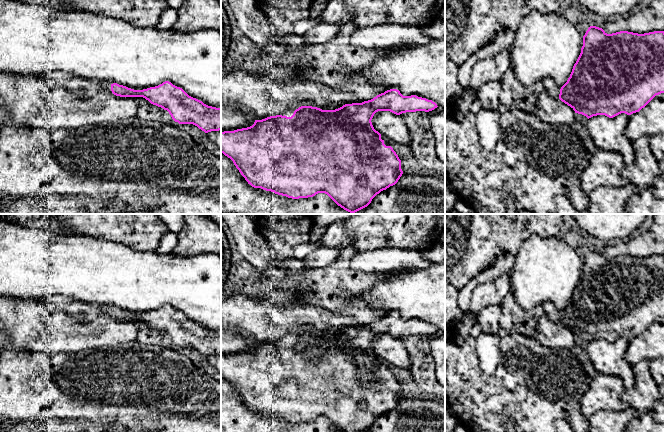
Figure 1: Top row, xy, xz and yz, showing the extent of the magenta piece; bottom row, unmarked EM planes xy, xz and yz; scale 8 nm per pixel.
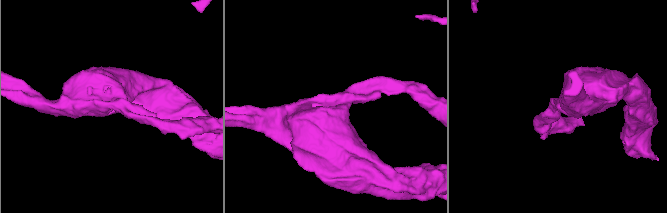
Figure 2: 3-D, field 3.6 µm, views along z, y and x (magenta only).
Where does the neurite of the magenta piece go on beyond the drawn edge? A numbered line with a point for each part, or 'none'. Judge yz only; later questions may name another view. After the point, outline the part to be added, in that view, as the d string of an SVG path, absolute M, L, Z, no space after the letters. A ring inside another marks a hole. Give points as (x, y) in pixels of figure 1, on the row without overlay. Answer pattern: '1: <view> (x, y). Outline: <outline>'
1: yz (551, 311). Outline: M546 301L542 304L542 307L551 320L559 322L561 311L558 310L550 301Z

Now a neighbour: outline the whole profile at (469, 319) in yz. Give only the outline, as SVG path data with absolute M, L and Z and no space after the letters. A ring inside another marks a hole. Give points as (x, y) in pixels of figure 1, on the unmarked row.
M469 311L465 312L462 321L458 323L455 332L454 340L461 344L464 339L469 335L470 328L478 322L478 319Z

